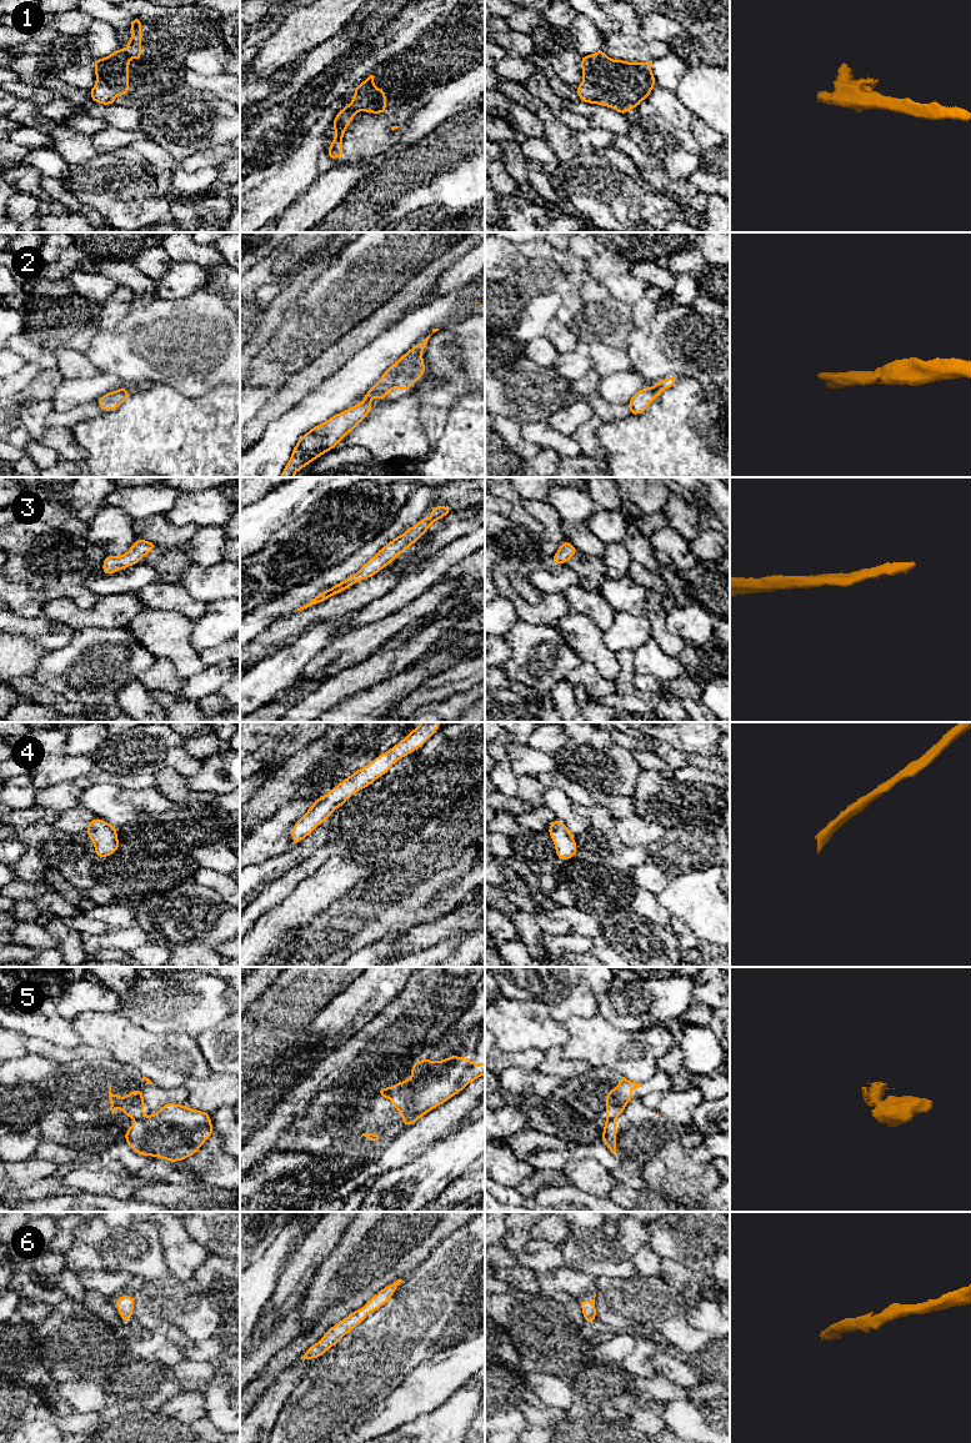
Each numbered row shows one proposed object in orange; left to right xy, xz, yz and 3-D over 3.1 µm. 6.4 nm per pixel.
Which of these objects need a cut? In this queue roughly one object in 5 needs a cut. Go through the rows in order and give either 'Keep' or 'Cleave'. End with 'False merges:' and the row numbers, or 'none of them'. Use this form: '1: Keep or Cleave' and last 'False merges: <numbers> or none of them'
1: Keep
2: Keep
3: Keep
4: Keep
5: Cleave
6: Keep
False merges: 5

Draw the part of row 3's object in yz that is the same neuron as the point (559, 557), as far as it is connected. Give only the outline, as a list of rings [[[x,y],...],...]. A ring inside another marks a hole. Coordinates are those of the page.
[[[565,541],[560,545],[557,552],[552,556],[551,562],[561,565],[566,563],[577,552],[579,551],[572,543]]]

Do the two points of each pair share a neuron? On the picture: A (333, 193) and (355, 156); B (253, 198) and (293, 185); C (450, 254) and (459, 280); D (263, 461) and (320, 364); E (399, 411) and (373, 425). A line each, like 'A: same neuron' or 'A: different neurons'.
A: different neurons
B: same neuron
C: different neurons
D: different neurons
E: same neuron

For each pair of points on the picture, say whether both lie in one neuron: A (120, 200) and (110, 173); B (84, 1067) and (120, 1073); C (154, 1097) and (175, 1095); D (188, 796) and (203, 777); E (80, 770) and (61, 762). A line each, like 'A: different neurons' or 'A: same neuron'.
A: same neuron
B: same neuron
C: same neuron
D: different neurons
E: same neuron

